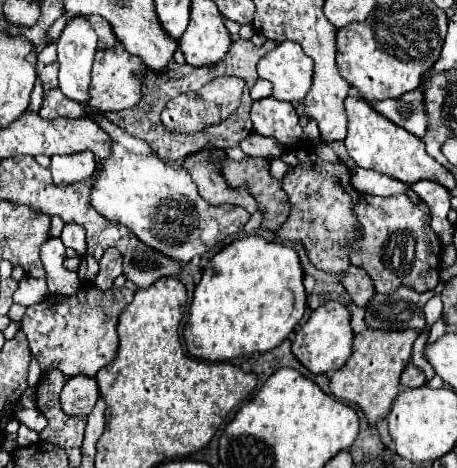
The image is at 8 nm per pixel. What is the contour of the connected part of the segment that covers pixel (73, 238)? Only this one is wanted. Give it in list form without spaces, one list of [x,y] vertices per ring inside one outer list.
[[[66,224],[62,230],[60,240],[64,242],[66,248],[76,250],[78,256],[86,256],[86,232],[78,224]]]

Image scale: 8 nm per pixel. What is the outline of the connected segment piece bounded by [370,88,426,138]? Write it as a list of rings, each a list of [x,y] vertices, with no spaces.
[[[416,88],[404,98],[398,100],[384,100],[384,102],[370,102],[374,110],[378,110],[382,116],[392,120],[396,126],[402,126],[414,136],[424,136],[426,130],[426,114],[422,104],[422,90]]]

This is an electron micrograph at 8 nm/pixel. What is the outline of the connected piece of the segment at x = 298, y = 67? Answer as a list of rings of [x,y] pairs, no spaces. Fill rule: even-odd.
[[[282,42],[258,62],[258,76],[272,82],[272,98],[302,102],[312,86],[312,60],[296,42]]]

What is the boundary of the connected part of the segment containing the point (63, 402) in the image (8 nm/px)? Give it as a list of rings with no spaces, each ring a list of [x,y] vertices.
[[[68,378],[60,392],[60,406],[66,416],[88,416],[98,398],[98,386],[94,378]]]

